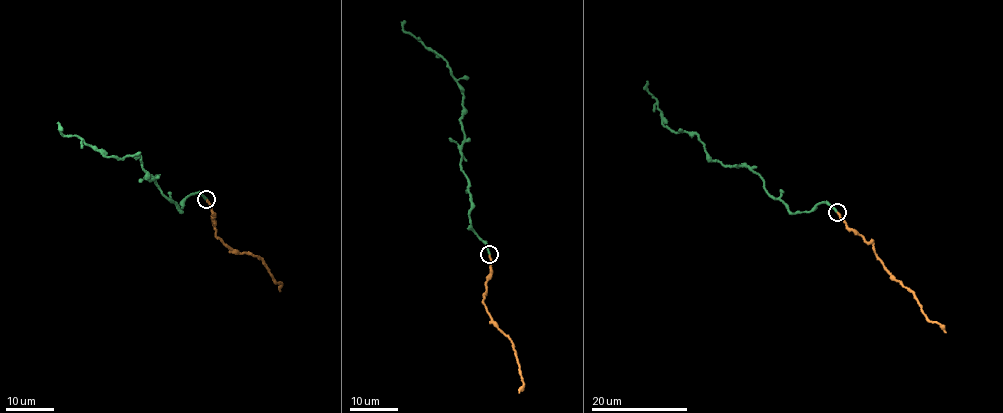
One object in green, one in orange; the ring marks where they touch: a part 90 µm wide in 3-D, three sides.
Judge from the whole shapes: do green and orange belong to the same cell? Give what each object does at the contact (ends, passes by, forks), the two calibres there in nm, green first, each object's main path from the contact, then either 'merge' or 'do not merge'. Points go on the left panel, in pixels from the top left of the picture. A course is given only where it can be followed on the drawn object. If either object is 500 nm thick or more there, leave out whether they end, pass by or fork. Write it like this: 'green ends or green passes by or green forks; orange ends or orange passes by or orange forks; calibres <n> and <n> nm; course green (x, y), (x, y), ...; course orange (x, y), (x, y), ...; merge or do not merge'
green ends; orange ends; calibres 240 and 200 nm; course green (207, 200), (190, 194), (181, 212), (153, 177), (145, 178), (138, 154), (109, 157), (64, 135), (57, 122); course orange (207, 200), (214, 212), (216, 236), (233, 249), (259, 257), (280, 282), (279, 291); merge

